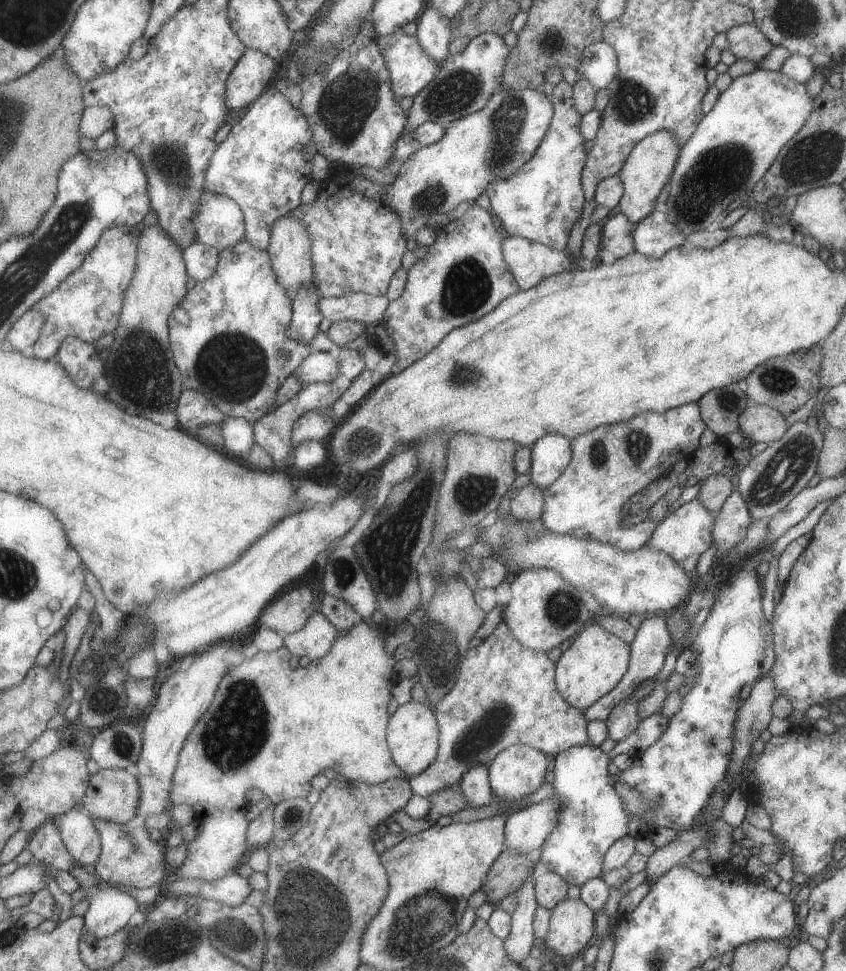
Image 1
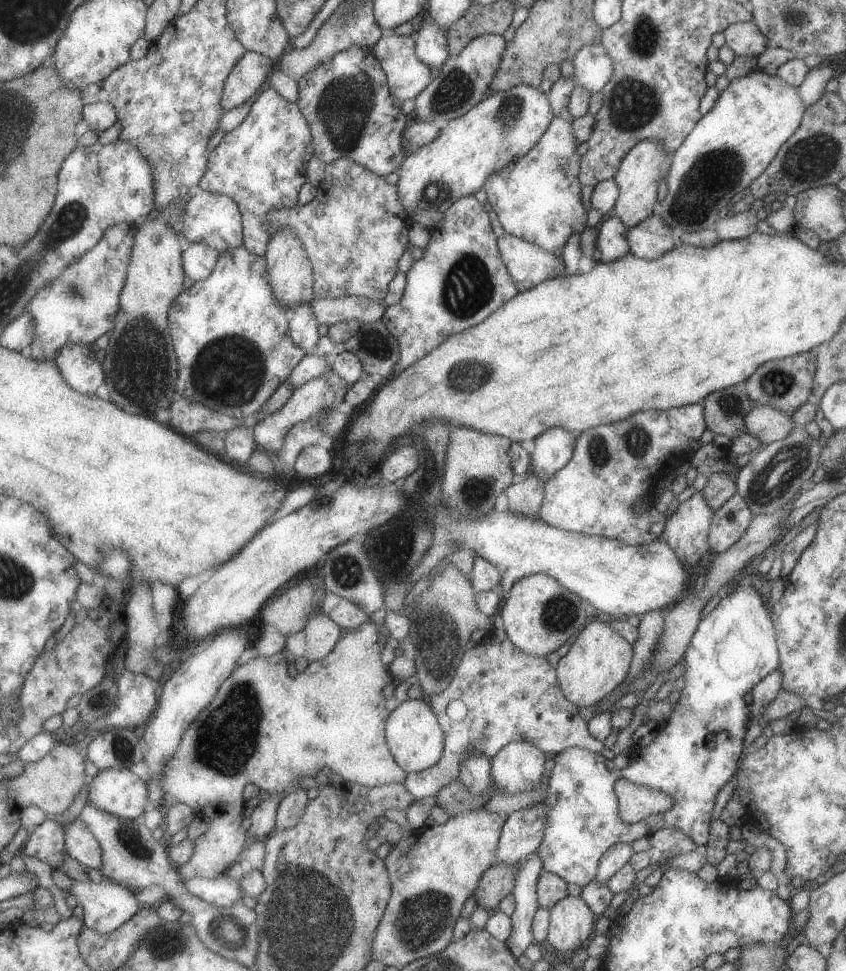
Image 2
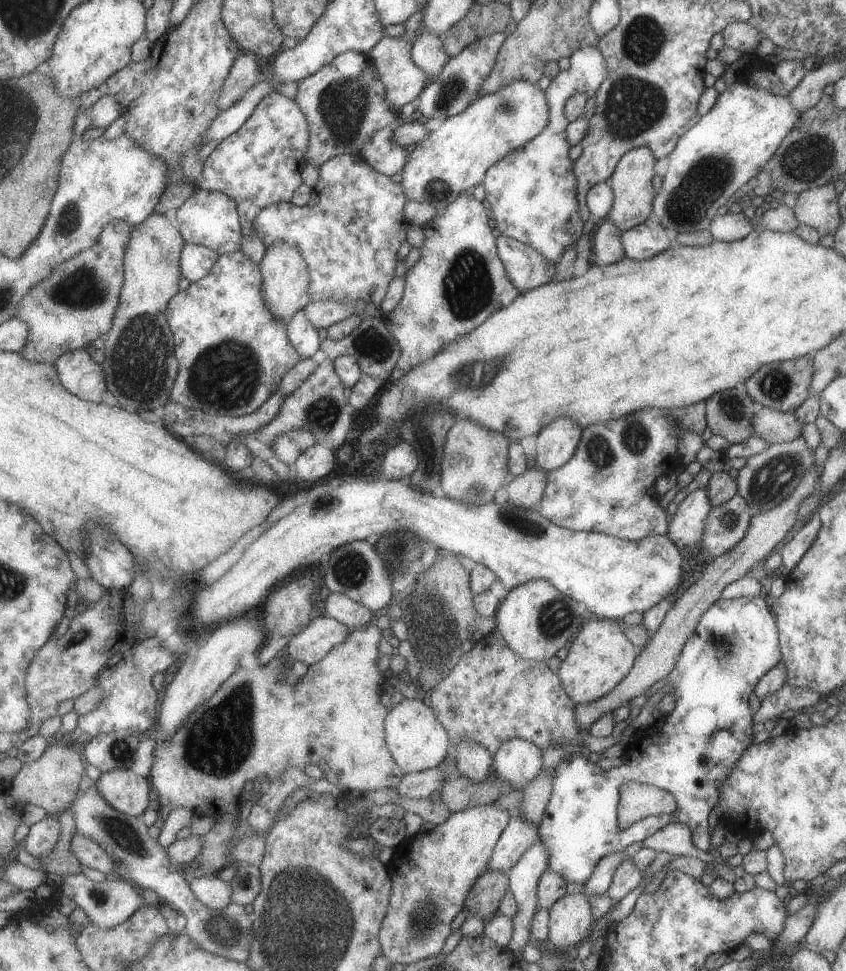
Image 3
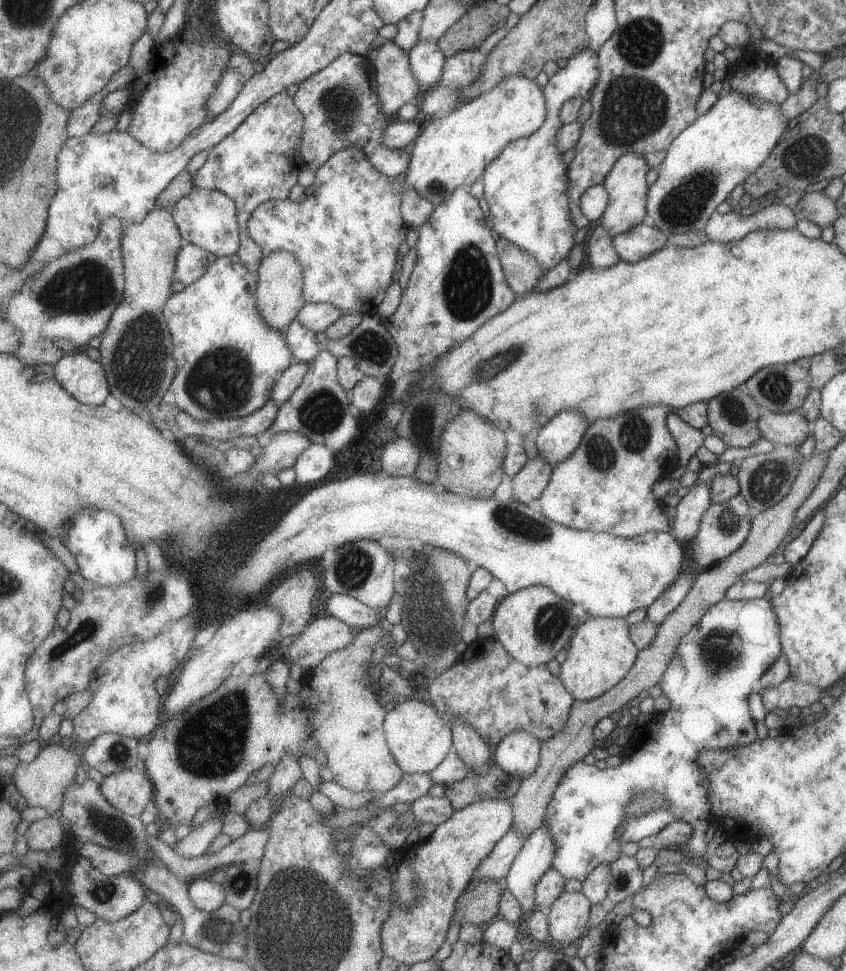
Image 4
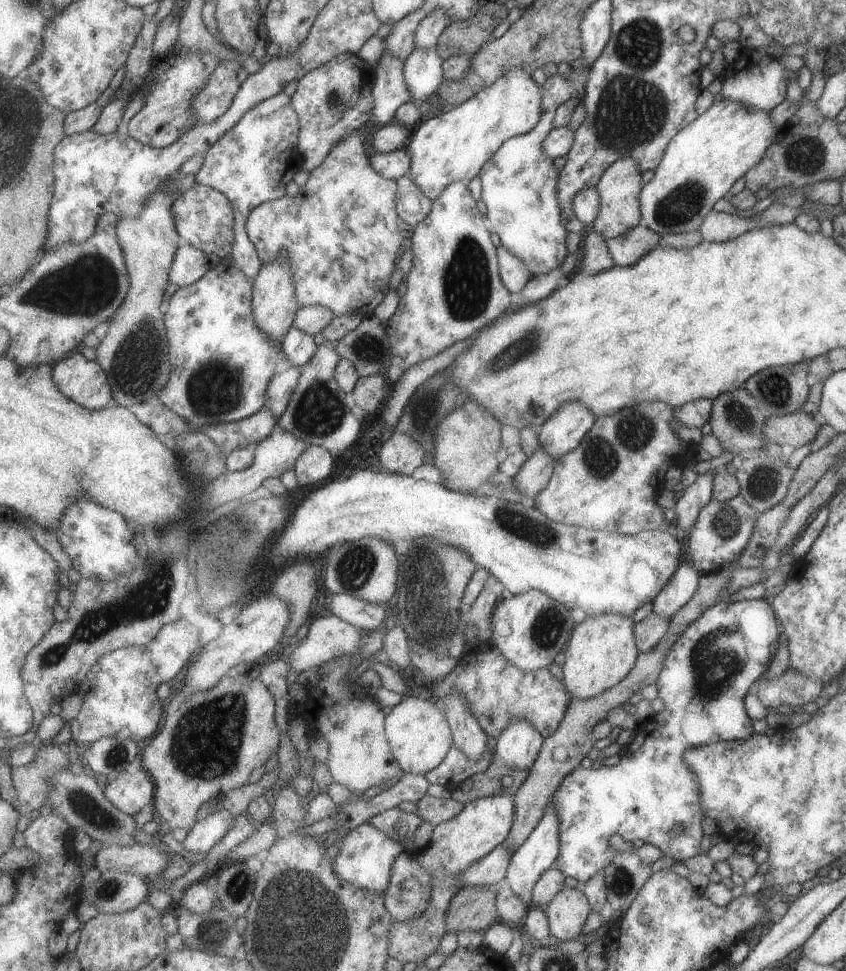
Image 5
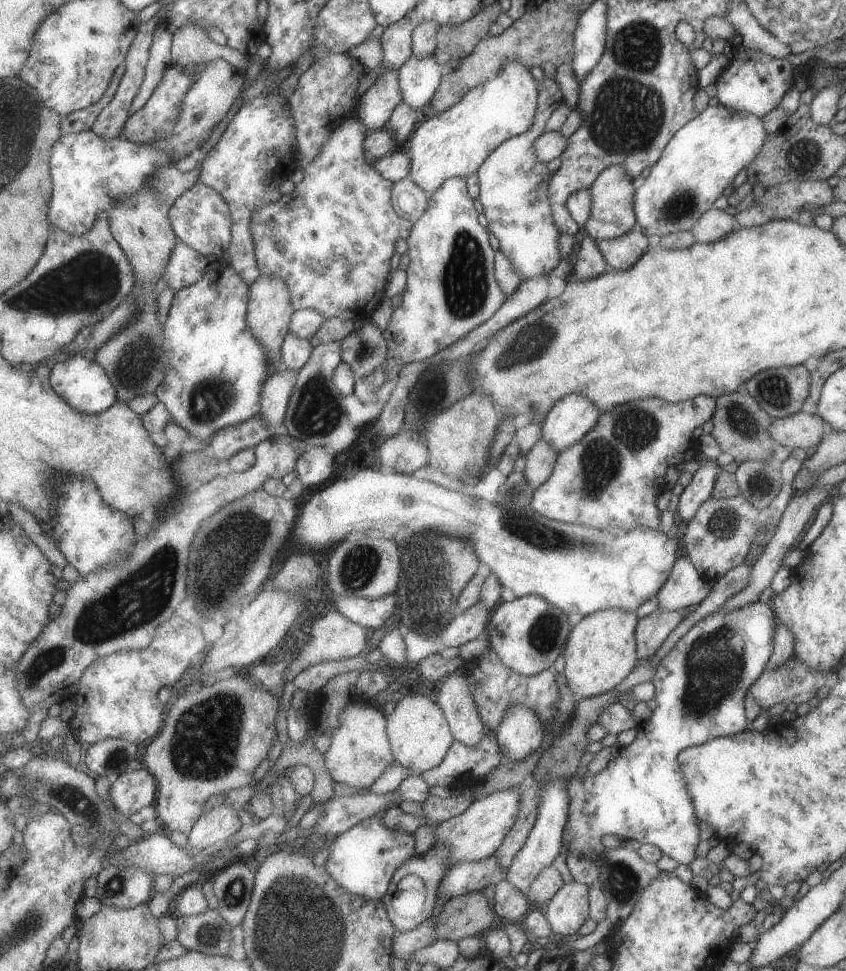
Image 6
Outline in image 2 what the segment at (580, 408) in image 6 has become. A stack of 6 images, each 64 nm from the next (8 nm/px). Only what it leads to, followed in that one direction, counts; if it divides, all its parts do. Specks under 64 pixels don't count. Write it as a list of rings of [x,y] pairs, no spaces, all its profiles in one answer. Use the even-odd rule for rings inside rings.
[[[553,427],[535,440],[532,472],[547,484],[574,458],[578,436],[563,427]]]

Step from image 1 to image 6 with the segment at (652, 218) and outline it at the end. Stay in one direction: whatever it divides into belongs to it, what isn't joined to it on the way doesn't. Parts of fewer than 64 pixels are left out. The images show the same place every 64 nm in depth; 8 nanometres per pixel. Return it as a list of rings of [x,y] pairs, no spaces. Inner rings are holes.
[[[635,226],[625,235],[611,240],[598,240],[596,245],[607,260],[609,270],[625,270],[647,251],[647,237]]]

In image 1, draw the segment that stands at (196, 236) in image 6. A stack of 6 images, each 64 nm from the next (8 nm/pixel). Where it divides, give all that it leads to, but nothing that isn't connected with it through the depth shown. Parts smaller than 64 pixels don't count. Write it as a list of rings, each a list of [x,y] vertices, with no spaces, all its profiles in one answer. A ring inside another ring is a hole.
[[[207,191],[198,206],[195,224],[198,234],[196,242],[207,243],[220,251],[233,248],[238,242],[246,239],[246,216],[242,206],[227,195]]]

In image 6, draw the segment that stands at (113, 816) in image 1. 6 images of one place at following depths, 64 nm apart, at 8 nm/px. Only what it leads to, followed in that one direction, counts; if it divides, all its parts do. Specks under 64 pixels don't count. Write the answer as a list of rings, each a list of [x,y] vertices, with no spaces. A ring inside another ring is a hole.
[[[146,767],[123,773],[111,785],[113,804],[127,818],[143,810],[145,806],[155,806],[158,800],[158,781]]]

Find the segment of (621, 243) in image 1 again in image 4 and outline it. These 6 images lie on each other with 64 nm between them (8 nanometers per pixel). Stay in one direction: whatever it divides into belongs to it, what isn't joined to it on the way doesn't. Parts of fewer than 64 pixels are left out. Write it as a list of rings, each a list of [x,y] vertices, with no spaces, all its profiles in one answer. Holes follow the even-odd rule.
[[[595,226],[595,230],[587,240],[587,247],[585,246],[586,266],[595,270],[605,269],[620,262],[611,238],[612,236],[609,236],[609,232],[603,226]]]

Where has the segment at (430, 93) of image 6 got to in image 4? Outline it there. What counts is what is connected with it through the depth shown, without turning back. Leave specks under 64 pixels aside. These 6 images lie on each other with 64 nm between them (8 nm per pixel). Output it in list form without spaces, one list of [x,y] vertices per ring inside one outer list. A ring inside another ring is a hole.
[[[419,39],[410,50],[410,63],[422,86],[422,94],[442,81],[446,56],[438,41]]]

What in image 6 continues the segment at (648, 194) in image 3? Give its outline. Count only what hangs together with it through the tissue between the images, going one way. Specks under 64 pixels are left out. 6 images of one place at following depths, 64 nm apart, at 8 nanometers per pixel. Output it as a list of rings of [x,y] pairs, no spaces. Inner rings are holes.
[[[623,165],[607,167],[594,180],[588,191],[591,195],[591,212],[582,228],[590,237],[593,237],[596,241],[601,239],[611,240],[625,235],[626,232],[637,226],[633,208],[636,186]]]

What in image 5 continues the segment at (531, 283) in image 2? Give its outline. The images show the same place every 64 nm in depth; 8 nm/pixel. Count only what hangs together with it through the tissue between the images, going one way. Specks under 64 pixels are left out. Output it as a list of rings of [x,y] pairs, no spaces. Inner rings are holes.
[[[502,244],[498,246],[498,258],[501,280],[507,286],[507,290],[516,297],[527,286],[527,282],[531,280],[533,274],[527,268],[527,264],[523,264],[523,260],[519,260],[511,250],[507,250]]]

